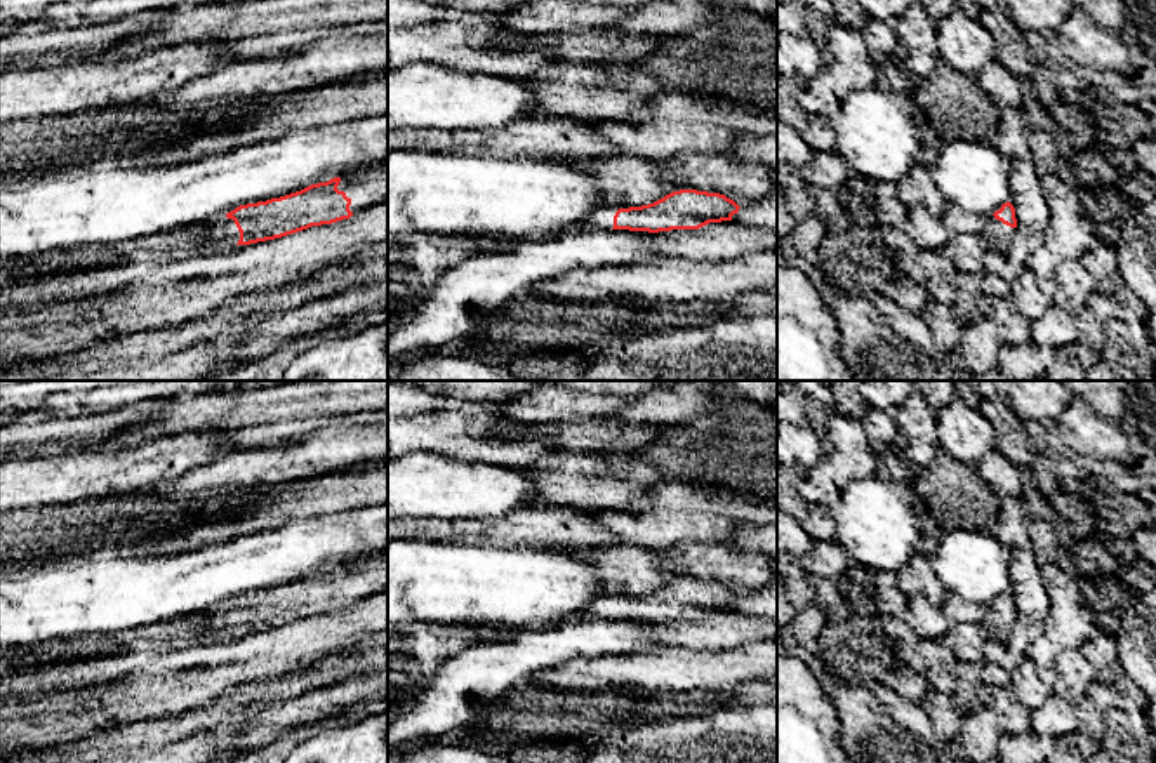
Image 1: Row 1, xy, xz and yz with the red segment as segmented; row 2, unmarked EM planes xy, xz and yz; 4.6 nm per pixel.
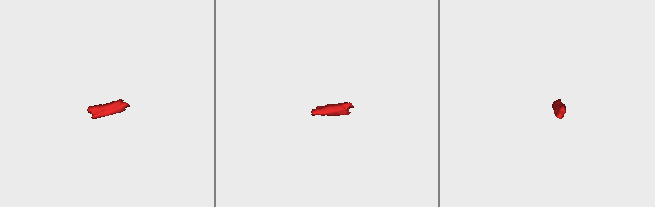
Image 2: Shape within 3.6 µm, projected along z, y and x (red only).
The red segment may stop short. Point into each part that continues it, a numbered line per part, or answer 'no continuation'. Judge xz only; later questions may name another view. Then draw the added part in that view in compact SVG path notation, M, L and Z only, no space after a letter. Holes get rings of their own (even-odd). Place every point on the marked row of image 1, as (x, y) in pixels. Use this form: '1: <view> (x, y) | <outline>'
1: xz (604, 219) | M608 205L598 212L595 212L593 216L589 216L577 229L556 229L548 233L542 238L556 238L560 235L565 233L574 233L574 231L582 231L582 229L612 229L614 228L614 216L619 209L629 209L633 205Z

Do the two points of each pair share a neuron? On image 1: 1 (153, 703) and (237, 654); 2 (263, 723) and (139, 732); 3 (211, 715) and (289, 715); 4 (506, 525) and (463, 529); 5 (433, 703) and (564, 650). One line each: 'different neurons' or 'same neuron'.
1: same neuron
2: different neurons
3: different neurons
4: same neuron
5: same neuron

